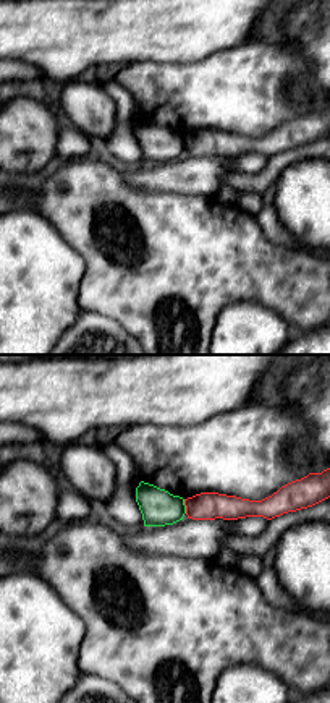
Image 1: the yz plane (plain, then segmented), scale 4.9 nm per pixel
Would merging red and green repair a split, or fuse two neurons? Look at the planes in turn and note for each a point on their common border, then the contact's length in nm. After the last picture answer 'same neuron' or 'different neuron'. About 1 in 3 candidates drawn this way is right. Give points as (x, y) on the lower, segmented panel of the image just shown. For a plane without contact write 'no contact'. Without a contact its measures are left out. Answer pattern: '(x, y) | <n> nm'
(185, 504) | 70 nm

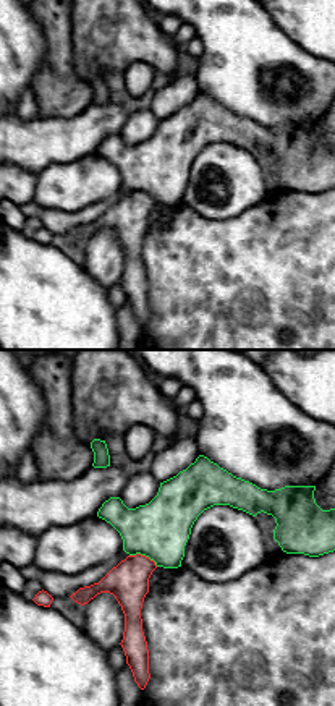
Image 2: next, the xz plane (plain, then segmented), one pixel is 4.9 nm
(144, 556) | 160 nm

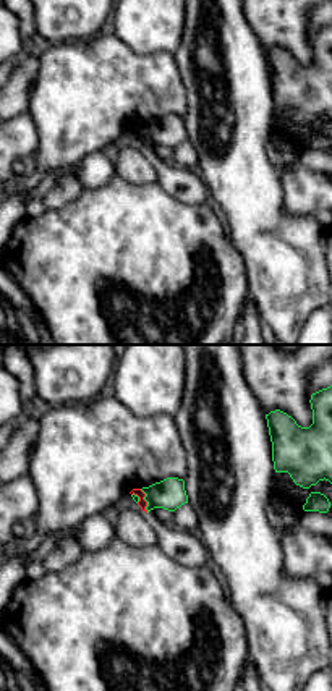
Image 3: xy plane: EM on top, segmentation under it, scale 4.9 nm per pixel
(144, 500) | 130 nm

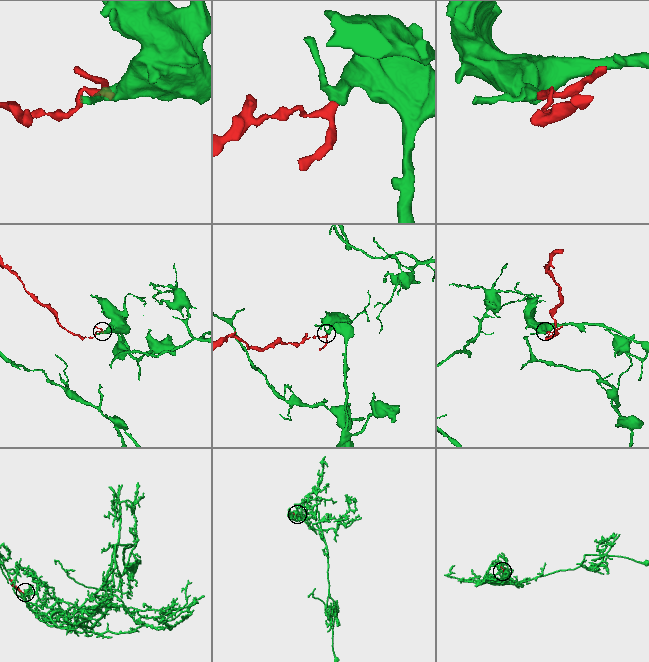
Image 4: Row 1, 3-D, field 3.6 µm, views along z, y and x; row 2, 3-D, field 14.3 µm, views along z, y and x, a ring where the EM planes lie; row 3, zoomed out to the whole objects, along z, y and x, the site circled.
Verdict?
different neuron

